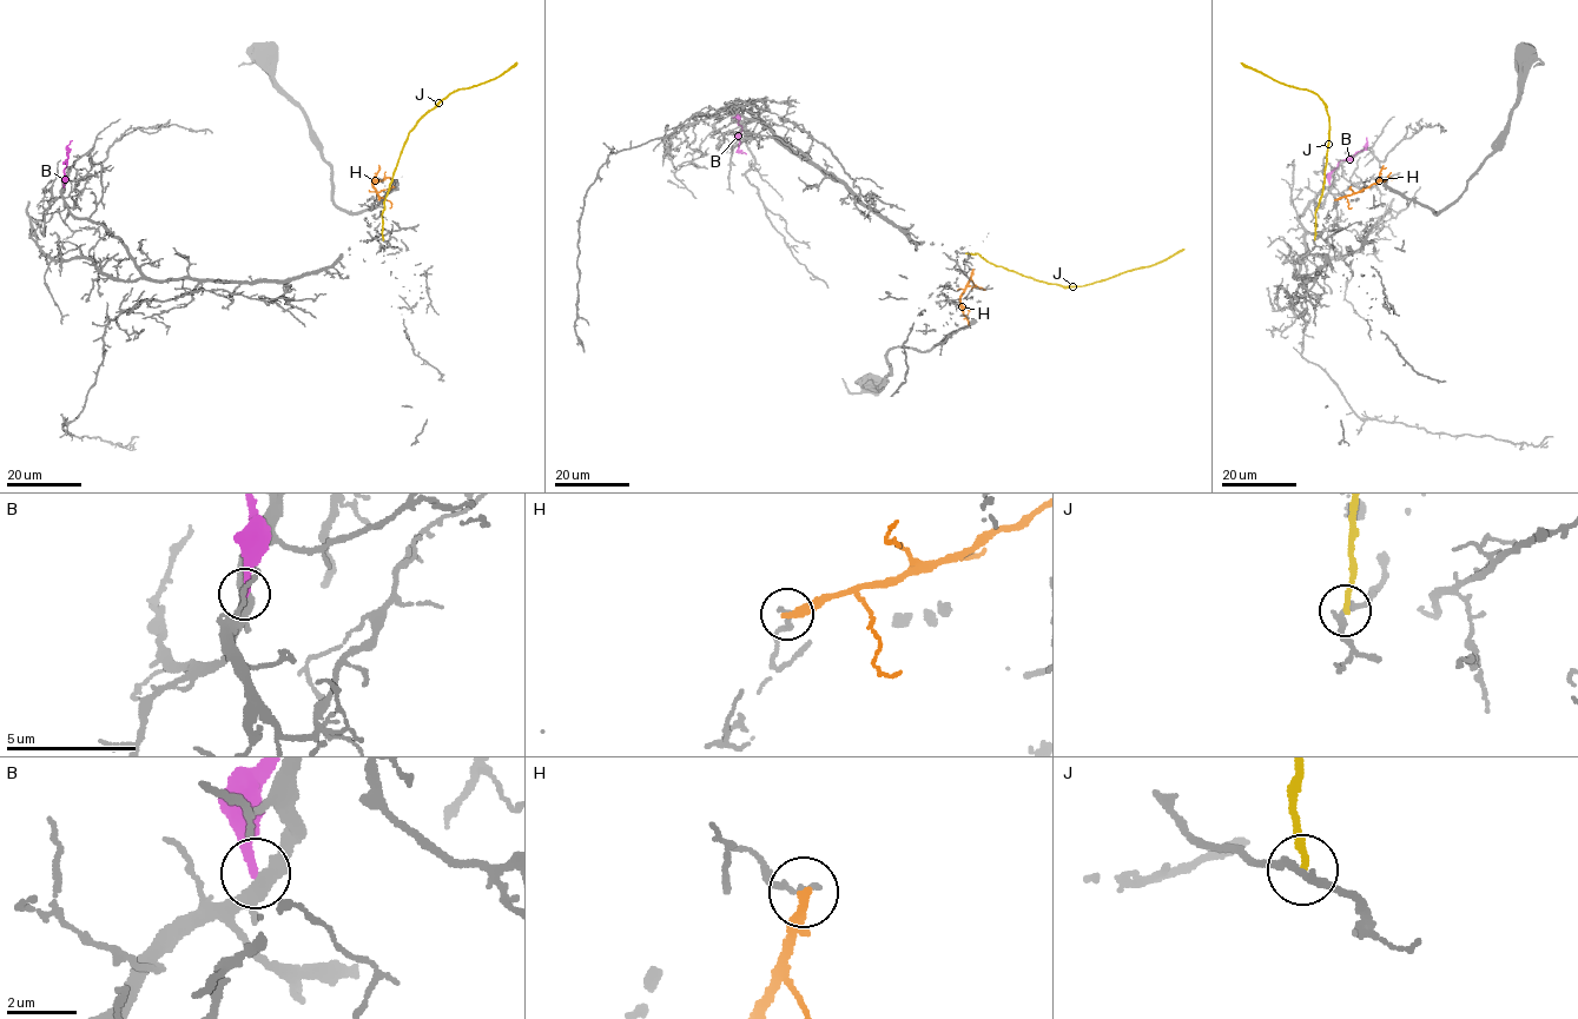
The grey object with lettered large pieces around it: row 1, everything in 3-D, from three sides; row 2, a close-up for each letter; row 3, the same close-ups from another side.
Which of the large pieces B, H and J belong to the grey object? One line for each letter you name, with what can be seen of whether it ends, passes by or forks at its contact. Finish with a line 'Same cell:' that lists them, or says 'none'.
Same cell: none

